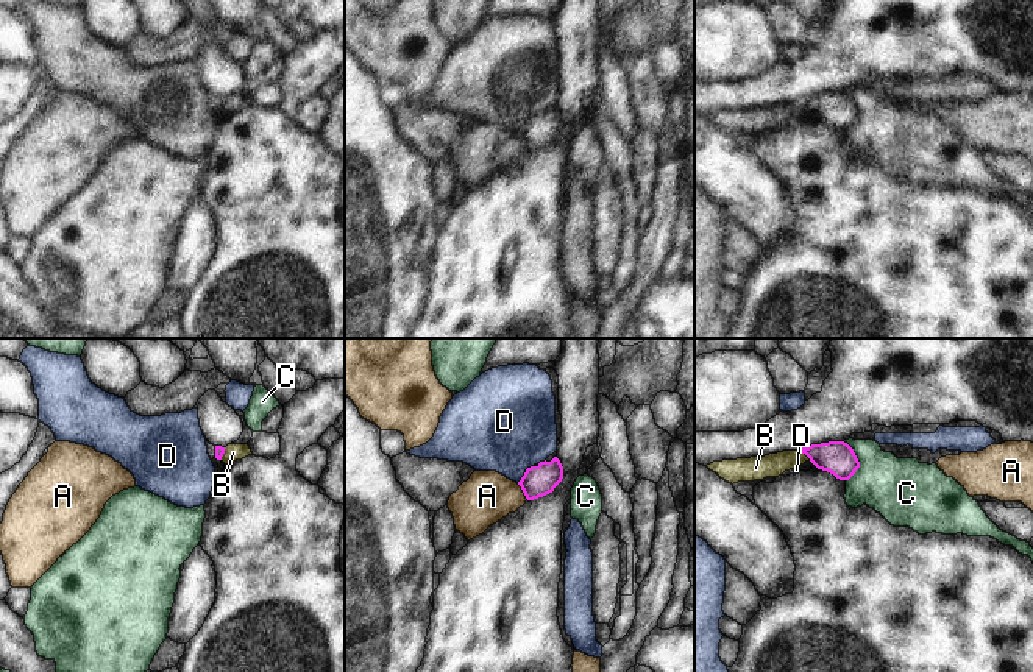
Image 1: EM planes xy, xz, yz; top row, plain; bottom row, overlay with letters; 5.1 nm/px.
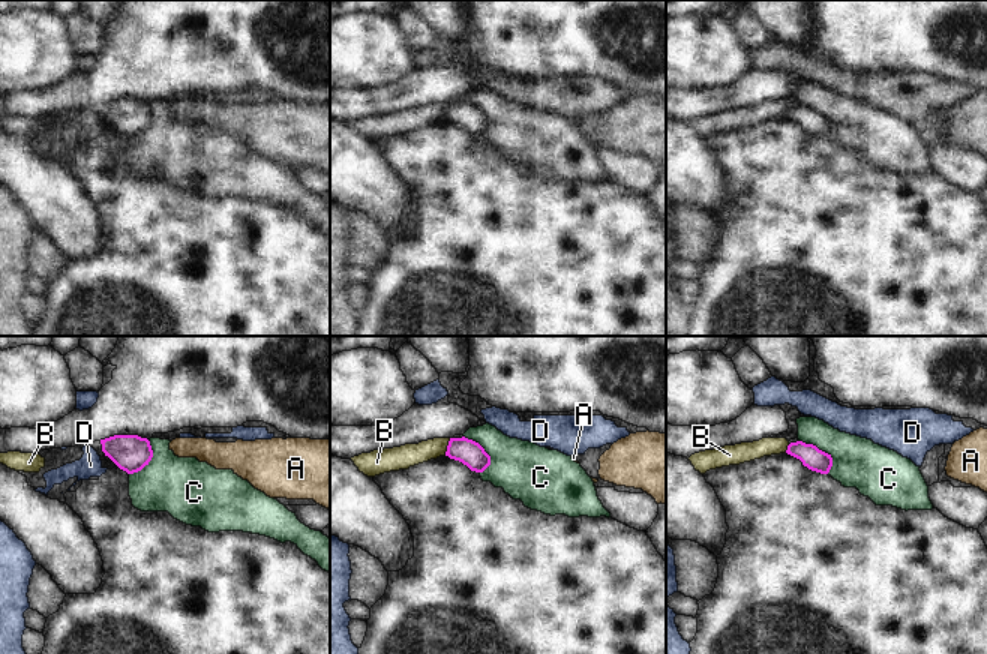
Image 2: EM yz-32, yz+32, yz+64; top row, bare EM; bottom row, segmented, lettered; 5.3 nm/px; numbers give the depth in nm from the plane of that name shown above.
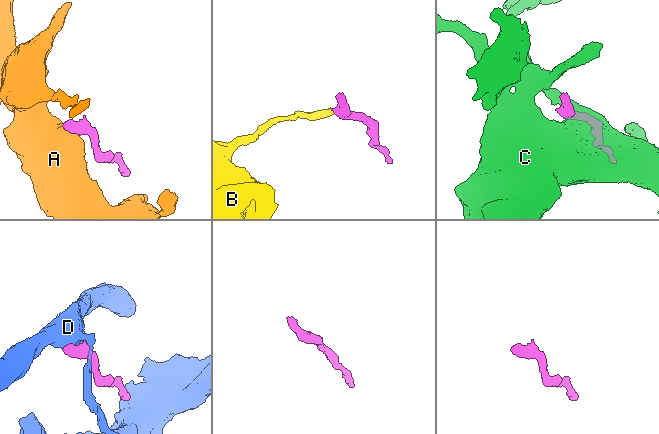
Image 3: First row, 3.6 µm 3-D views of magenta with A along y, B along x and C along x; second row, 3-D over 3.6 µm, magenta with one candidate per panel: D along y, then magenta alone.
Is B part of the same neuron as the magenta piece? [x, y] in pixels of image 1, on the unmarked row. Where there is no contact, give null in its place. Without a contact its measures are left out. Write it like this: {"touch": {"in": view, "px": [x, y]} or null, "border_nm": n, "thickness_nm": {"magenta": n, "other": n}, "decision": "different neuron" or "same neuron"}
{"touch": {"in": "yz", "px": [804, 103]}, "border_nm": 90, "thickness_nm": {"magenta": 180, "other": 120}, "decision": "different neuron"}

